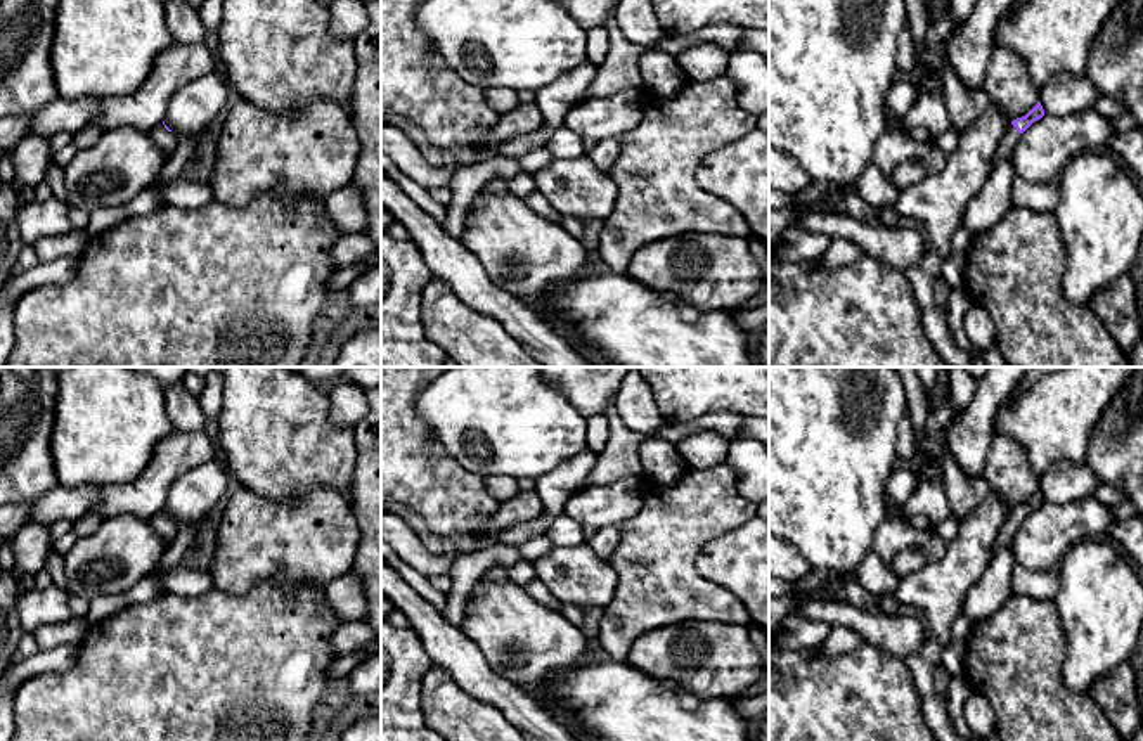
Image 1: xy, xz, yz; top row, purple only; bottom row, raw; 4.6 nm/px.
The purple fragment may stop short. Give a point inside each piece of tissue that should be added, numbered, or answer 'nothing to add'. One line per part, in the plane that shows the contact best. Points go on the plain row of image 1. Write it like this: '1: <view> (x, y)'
1: yz (1008, 528)

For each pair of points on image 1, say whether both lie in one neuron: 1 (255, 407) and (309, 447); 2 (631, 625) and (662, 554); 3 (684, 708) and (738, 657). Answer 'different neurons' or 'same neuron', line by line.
1: same neuron
2: same neuron
3: different neurons

